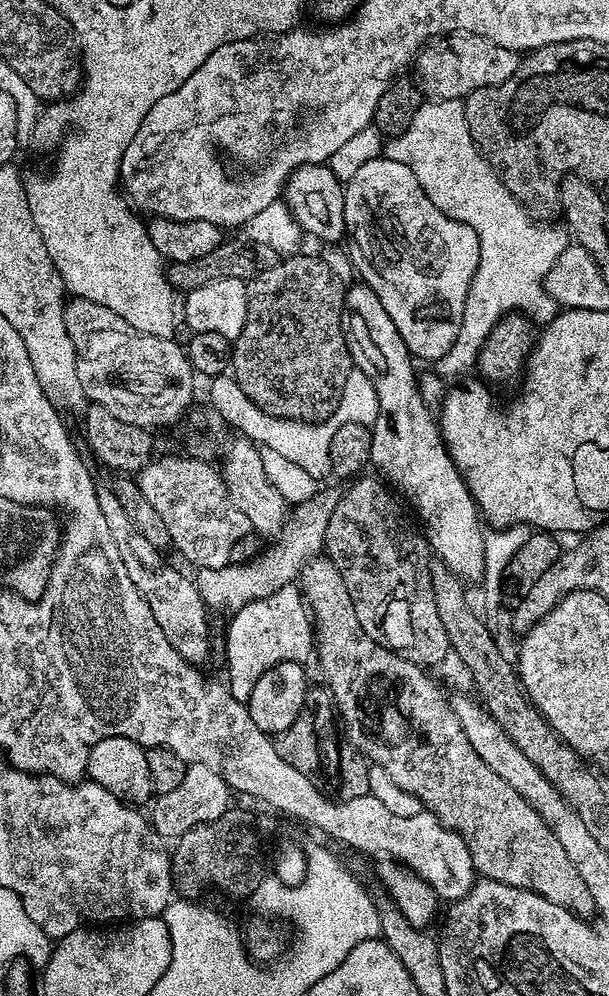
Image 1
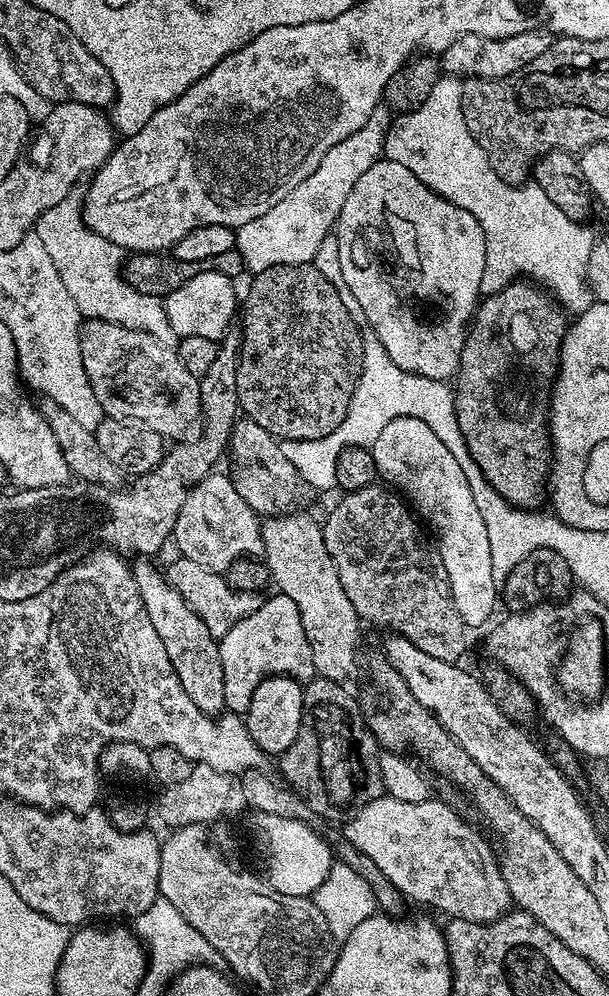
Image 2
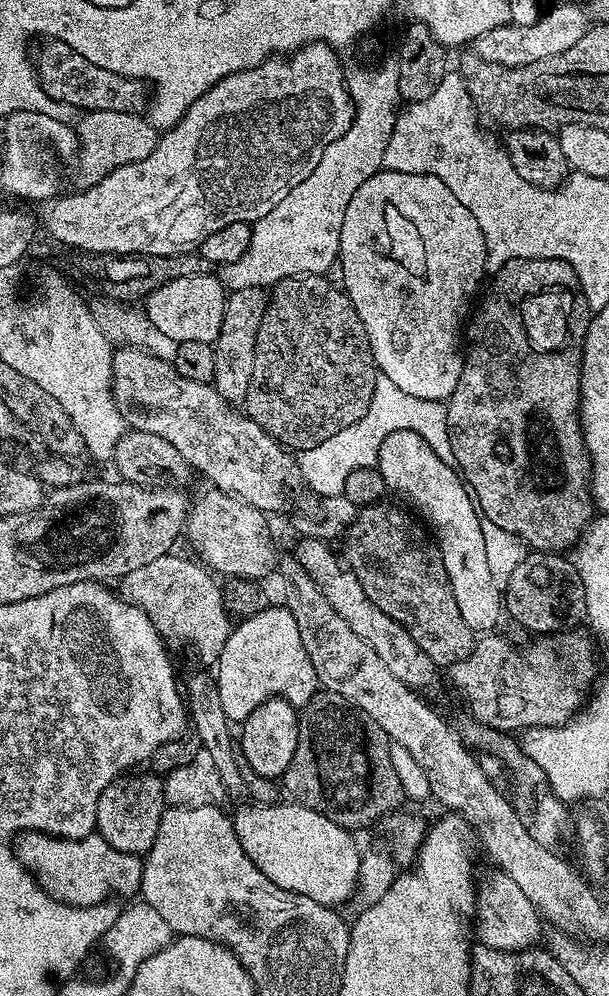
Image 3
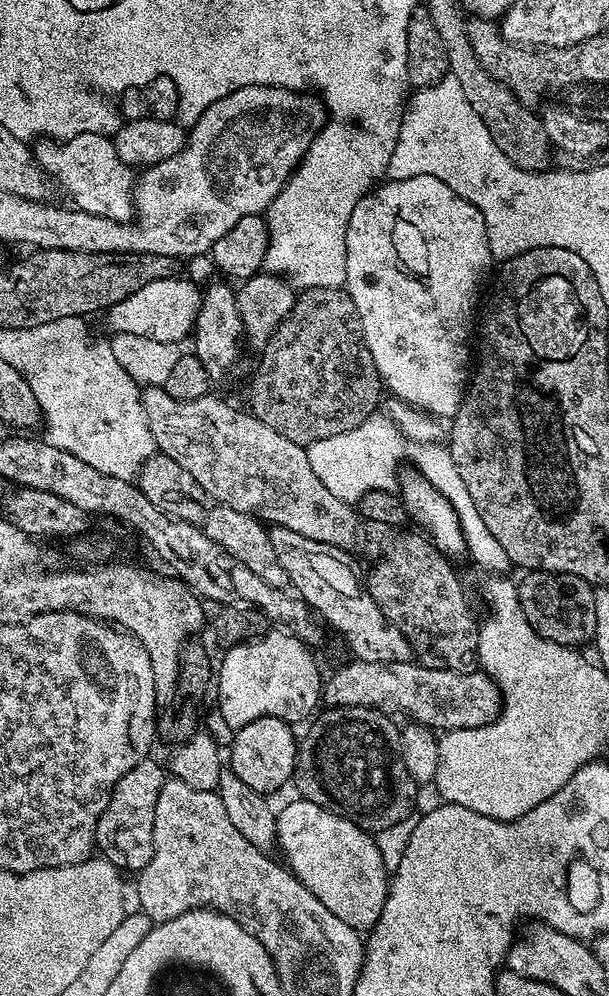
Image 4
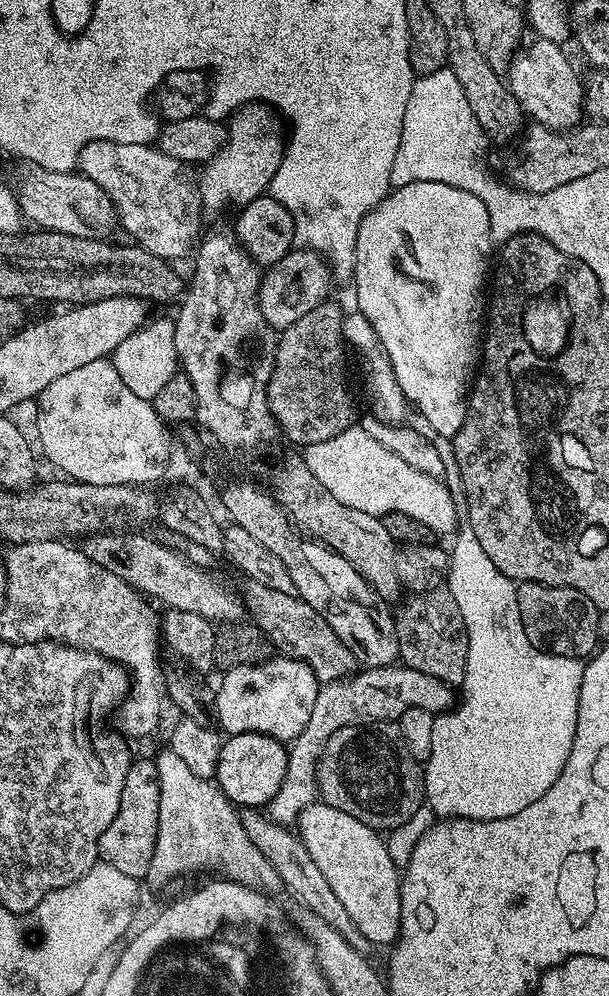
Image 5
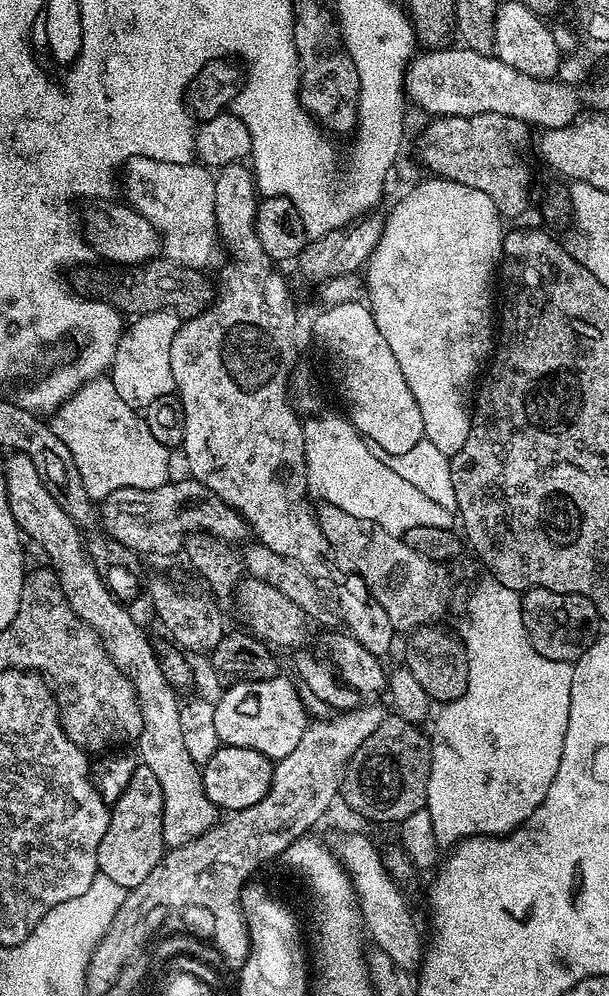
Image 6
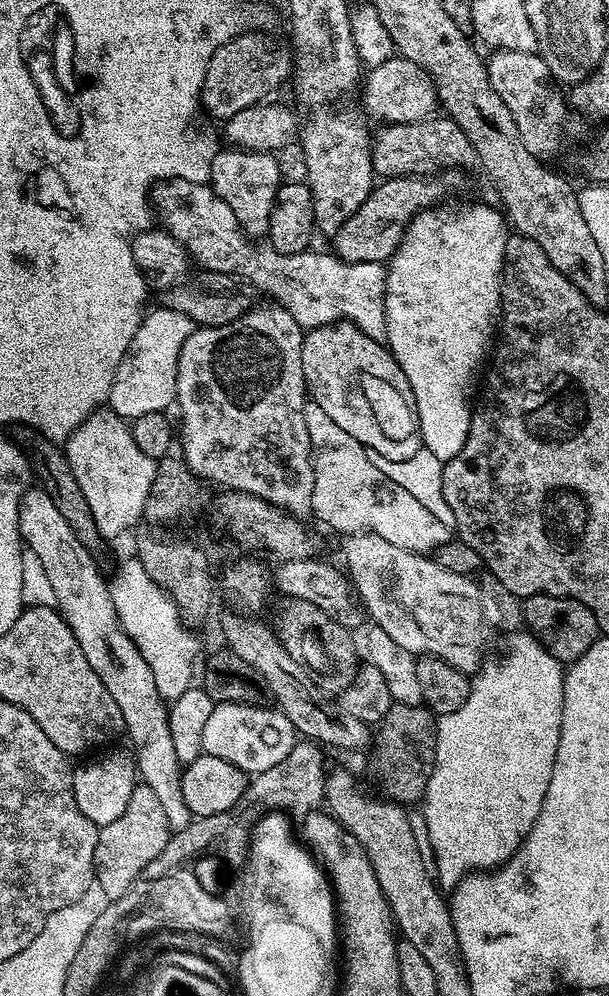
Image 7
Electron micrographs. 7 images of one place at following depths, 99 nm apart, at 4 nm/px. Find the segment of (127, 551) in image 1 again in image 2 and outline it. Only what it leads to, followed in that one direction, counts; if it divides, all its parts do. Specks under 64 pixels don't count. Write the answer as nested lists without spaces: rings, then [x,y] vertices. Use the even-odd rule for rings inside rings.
[[[140,558],[131,565],[132,577],[138,586],[138,594],[142,598],[142,606],[146,614],[150,614],[150,623],[158,638],[162,638],[162,646],[166,646],[166,658],[170,658],[170,666],[174,666],[174,674],[178,674],[178,682],[182,682],[182,690],[190,694],[190,702],[198,706],[207,716],[217,717],[225,711],[226,690],[222,674],[222,658],[217,637],[206,630],[206,624],[198,614],[168,584],[167,575],[152,565],[148,558]]]

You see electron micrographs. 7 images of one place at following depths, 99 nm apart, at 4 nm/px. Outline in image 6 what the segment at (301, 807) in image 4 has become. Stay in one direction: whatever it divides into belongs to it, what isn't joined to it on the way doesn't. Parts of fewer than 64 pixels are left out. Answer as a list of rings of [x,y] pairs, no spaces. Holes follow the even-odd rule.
[[[348,832],[337,844],[334,844],[336,857],[352,878],[356,887],[356,896],[360,900],[360,910],[367,932],[377,949],[390,956],[402,970],[409,974],[419,969],[426,951],[425,941],[420,941],[420,928],[408,909],[408,902],[400,893],[401,888],[386,870],[381,851],[375,848],[360,832]]]

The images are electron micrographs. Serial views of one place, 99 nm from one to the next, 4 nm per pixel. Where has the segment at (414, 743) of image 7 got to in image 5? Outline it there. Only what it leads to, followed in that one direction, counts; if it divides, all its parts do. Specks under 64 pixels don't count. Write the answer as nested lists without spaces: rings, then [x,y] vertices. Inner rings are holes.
[[[387,720],[335,732],[324,745],[320,765],[316,768],[316,784],[323,803],[377,830],[402,826],[402,822],[426,804],[421,761],[410,754],[399,723]]]

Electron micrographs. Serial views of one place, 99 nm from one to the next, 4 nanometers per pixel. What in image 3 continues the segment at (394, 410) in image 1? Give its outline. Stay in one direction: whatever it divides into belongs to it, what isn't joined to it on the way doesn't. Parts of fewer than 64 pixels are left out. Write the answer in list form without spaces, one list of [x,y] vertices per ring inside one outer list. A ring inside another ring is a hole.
[[[398,430],[385,438],[378,450],[376,467],[380,469],[385,489],[389,493],[397,492],[409,509],[416,508],[415,515],[430,529],[450,578],[454,602],[458,602],[466,626],[470,626],[474,634],[499,629],[496,627],[504,612],[502,589],[494,586],[480,525],[482,517],[459,471],[444,462],[418,433],[410,430]]]

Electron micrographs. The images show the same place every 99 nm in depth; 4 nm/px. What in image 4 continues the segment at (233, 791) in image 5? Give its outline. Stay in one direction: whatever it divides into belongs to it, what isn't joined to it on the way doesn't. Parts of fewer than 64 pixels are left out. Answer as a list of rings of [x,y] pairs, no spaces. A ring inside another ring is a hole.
[[[267,716],[254,718],[254,722],[246,722],[246,726],[235,729],[230,749],[230,767],[251,790],[271,794],[270,792],[278,791],[287,780],[289,783],[293,779],[296,771],[298,736],[292,733],[292,728],[293,725],[289,721]]]

